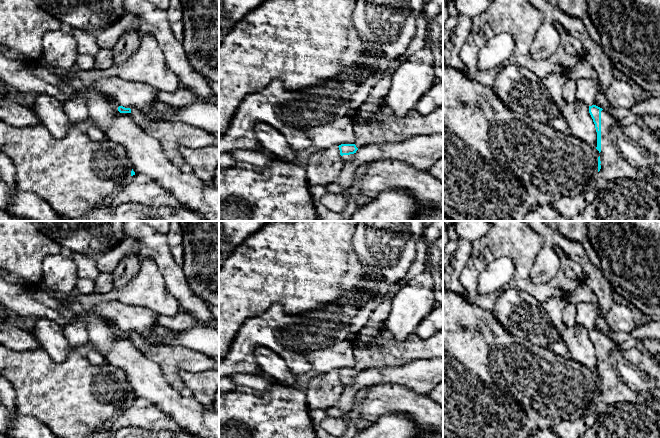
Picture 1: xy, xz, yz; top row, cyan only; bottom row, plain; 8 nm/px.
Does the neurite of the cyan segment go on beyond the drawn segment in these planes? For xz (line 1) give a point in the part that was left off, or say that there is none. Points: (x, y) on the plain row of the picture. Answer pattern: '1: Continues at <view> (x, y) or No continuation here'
1: Continues at xz (374, 346)

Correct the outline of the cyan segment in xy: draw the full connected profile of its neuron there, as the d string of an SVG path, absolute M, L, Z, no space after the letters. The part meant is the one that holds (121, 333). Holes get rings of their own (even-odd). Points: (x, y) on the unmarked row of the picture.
M118 331L120 337L129 337L132 344L147 358L156 362L166 381L178 392L185 388L180 377L181 371L192 373L205 372L214 369L219 363L203 353L186 347L149 342L145 336L138 333Z

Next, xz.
M368 322L358 333L352 347L355 366L338 370L345 387L353 383L360 371L370 367L394 367L412 360L443 357L443 330L426 339L414 333L398 342L385 323Z

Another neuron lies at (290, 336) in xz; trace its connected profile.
M351 291L335 303L303 314L289 314L282 305L273 304L261 315L247 319L227 354L219 359L219 379L236 373L258 374L254 356L258 346L282 357L296 376L307 373L313 369L306 360L313 344L326 348L350 334L349 321L360 310L354 303L363 293Z

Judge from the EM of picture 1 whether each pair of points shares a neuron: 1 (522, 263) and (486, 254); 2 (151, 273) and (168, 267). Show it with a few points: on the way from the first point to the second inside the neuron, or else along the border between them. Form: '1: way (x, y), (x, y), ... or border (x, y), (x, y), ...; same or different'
1: way (513, 254), (510, 251), (495, 251); same
2: border (142, 258), (150, 258), (155, 263), (168, 292); different

